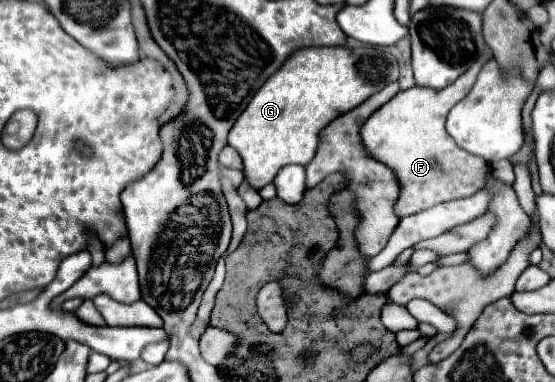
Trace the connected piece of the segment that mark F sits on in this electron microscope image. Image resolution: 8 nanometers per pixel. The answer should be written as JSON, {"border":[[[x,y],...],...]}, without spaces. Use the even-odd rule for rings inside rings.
{"border":[[[486,52],[474,66],[470,66],[470,70],[466,70],[466,74],[462,74],[462,78],[456,78],[456,82],[444,86],[442,90],[430,90],[422,86],[400,90],[364,122],[360,132],[366,150],[372,154],[372,158],[390,166],[402,184],[402,194],[394,208],[400,218],[446,200],[472,196],[484,188],[488,178],[486,160],[458,148],[448,136],[444,122],[450,108],[470,92],[470,86],[474,86],[478,70],[482,70],[482,62],[486,62],[486,58],[492,56]]]}

